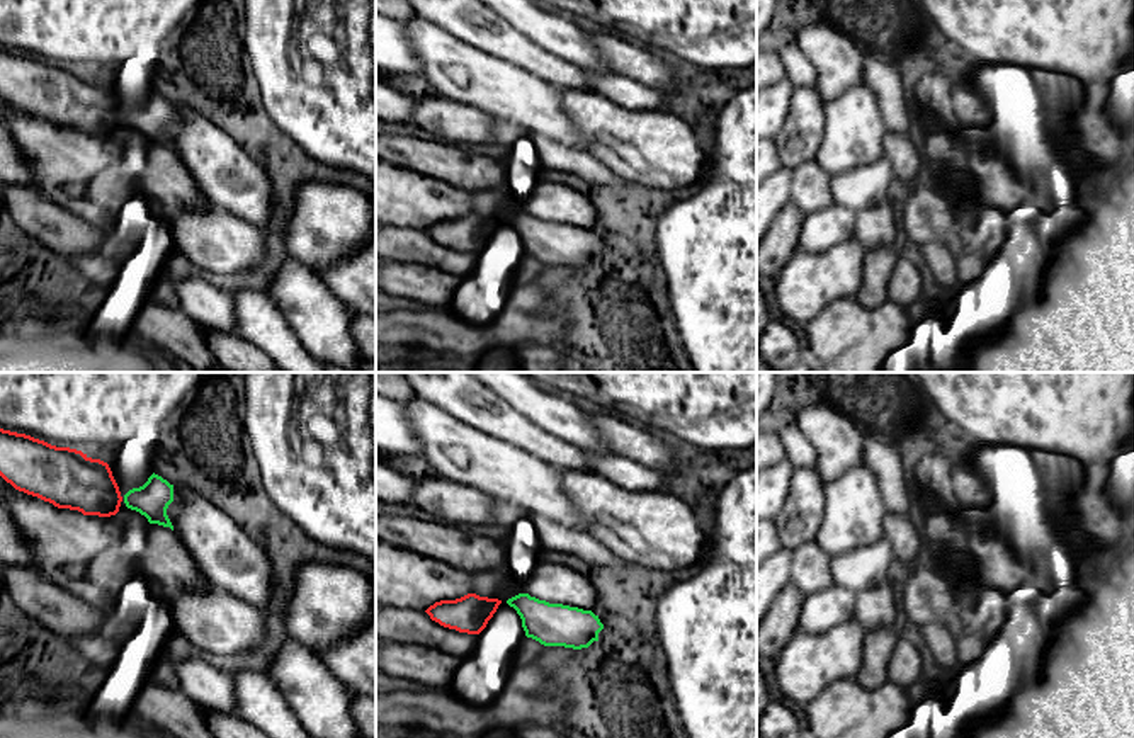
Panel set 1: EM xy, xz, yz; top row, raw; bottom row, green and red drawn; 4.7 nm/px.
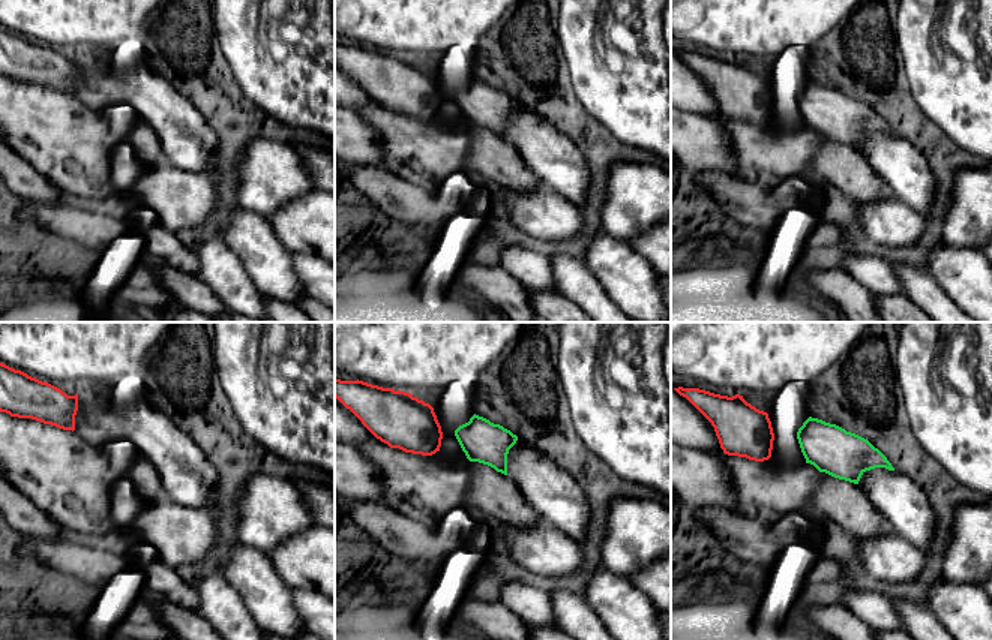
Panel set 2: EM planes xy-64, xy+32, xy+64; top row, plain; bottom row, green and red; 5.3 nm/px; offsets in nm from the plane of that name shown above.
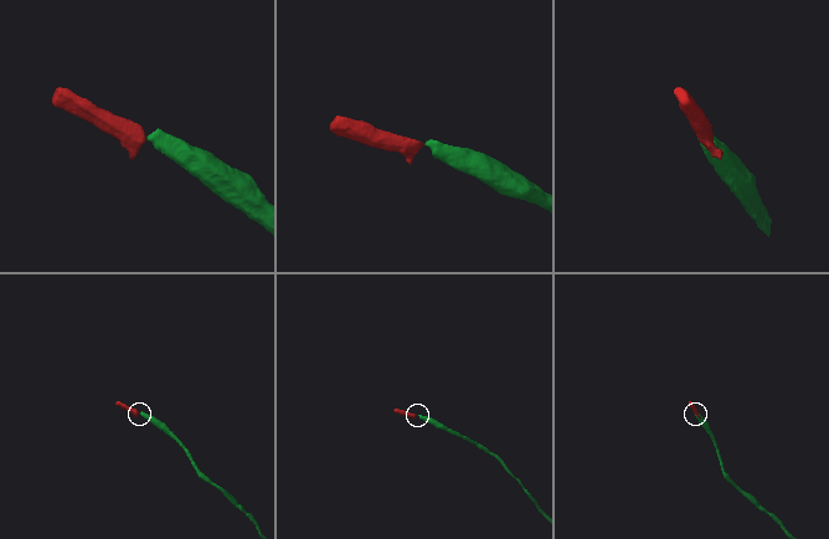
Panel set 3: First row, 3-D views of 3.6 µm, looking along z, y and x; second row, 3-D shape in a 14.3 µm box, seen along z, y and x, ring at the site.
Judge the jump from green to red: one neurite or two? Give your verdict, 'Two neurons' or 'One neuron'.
One neuron

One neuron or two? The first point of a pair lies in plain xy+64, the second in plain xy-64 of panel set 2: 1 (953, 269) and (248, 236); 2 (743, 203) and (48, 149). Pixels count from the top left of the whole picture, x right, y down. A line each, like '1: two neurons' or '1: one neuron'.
1: one neuron
2: two neurons

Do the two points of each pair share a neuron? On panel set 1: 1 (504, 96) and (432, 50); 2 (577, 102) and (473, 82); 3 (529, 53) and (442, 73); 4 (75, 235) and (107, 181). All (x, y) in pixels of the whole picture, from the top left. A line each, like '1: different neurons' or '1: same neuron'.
1: same neuron
2: different neurons
3: different neurons
4: different neurons

